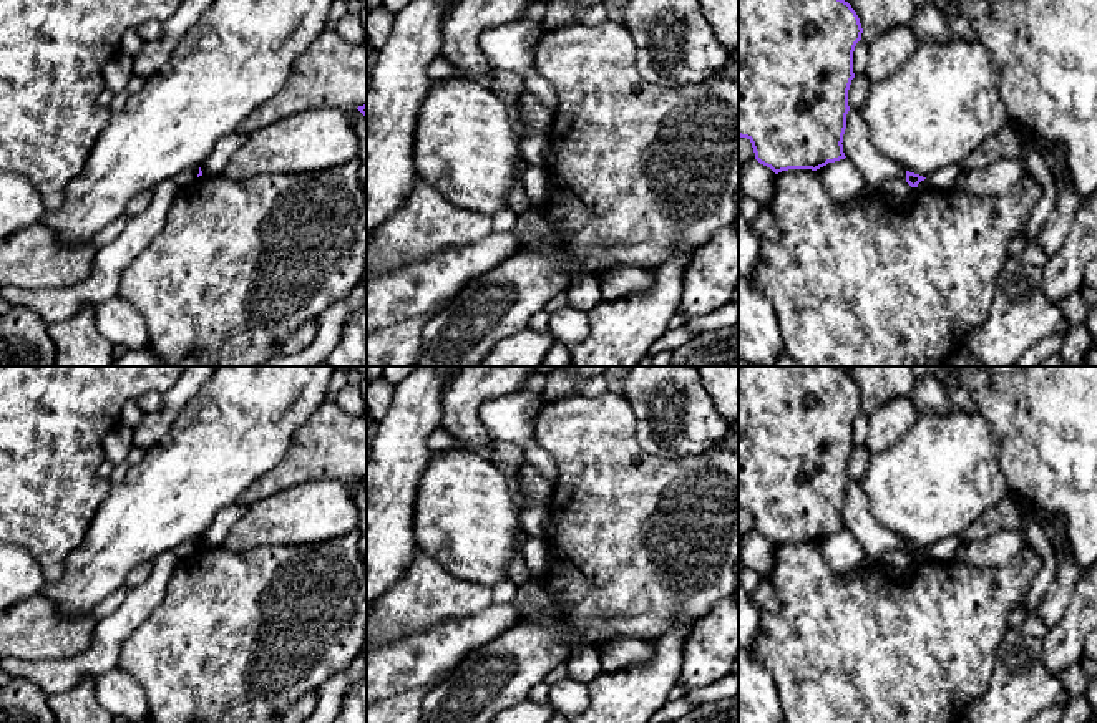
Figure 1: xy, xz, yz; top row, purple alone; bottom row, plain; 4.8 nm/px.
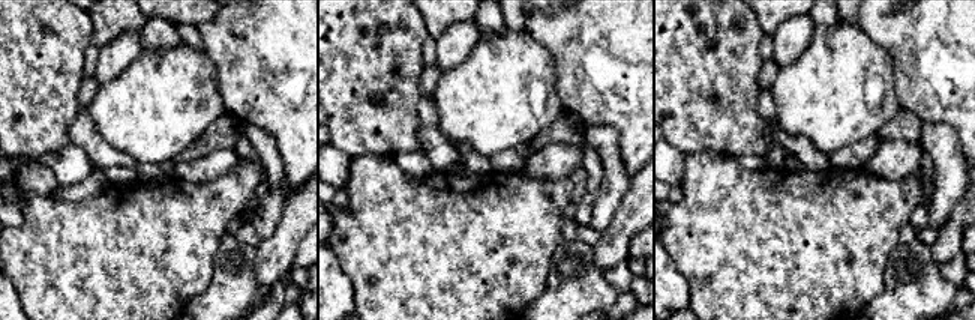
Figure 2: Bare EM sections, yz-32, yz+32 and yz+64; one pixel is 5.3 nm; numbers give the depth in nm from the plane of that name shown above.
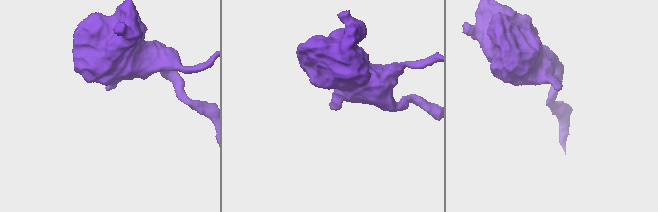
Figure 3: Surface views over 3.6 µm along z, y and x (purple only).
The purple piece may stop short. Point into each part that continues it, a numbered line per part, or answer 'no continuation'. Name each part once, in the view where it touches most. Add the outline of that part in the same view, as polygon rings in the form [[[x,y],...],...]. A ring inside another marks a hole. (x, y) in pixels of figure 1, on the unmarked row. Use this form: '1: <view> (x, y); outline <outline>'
no continuation

